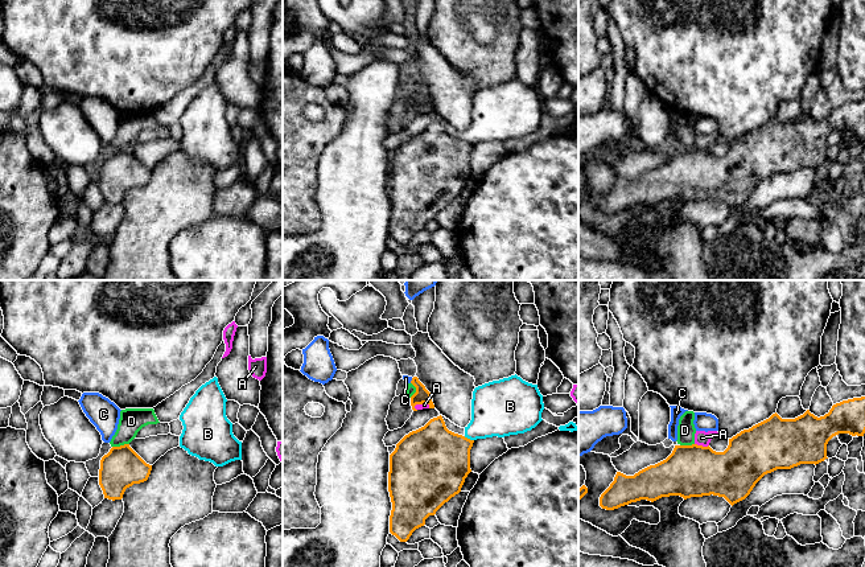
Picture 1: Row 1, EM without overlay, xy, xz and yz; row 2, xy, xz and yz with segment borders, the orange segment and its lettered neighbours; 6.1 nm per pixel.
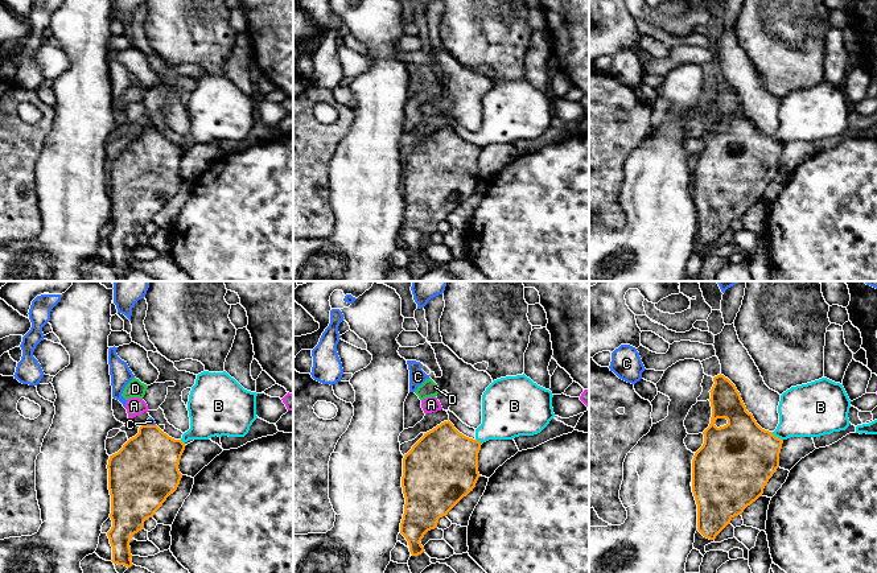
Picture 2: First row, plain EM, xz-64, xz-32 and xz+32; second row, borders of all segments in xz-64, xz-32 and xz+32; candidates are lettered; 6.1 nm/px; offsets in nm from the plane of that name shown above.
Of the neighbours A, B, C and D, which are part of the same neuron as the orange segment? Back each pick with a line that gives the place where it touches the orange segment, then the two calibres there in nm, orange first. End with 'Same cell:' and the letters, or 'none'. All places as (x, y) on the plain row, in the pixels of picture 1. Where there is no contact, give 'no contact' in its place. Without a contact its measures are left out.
Same cell: none

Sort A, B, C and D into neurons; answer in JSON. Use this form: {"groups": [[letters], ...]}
{"groups": [["A"], ["B"], ["C"], ["D"]]}

